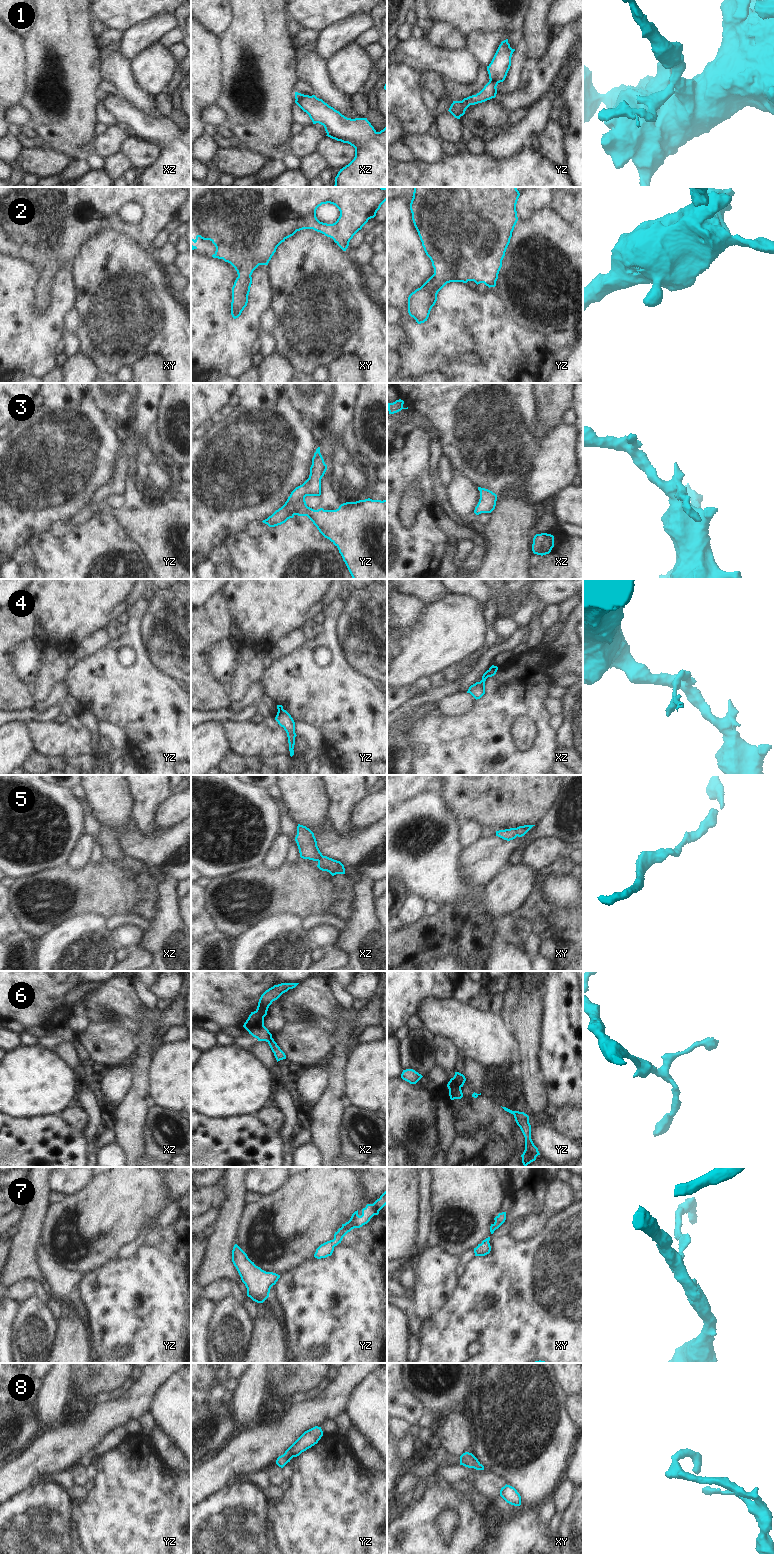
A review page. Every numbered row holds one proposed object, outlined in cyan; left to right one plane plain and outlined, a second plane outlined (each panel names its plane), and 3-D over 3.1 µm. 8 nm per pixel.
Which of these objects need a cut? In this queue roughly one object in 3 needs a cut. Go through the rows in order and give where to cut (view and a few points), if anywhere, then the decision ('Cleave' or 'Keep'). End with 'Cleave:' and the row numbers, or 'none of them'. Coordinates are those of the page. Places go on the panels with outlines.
1: Split along yz (490, 79), (498, 82). Cleave
2: No split. Keep
3: No split. Keep
4: Split along xz (487, 670), (488, 676). Cleave
5: No split. Keep
6: Split along yz (452, 1078), (460, 1087). Cleave
7: No split. Keep
8: No split. Keep
Cleave: 1, 4, 6.

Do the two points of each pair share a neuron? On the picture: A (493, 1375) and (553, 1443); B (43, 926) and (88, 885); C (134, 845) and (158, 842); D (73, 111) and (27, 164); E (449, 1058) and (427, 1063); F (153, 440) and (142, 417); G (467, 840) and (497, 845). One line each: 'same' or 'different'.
A: same
B: same
C: same
D: different
E: different
F: different
G: different

